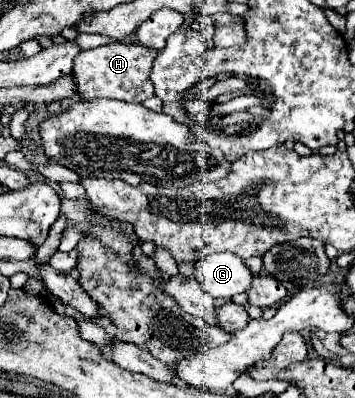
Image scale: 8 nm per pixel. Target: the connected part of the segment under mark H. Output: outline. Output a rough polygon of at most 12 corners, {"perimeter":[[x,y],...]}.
{"perimeter":[[112,42],[74,58],[82,100],[144,102],[158,52]]}

